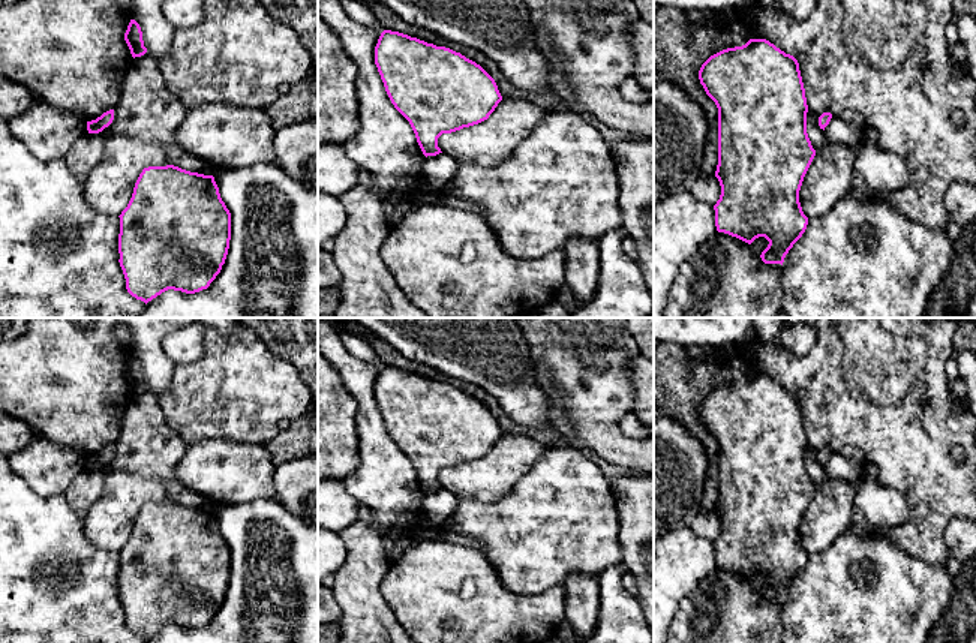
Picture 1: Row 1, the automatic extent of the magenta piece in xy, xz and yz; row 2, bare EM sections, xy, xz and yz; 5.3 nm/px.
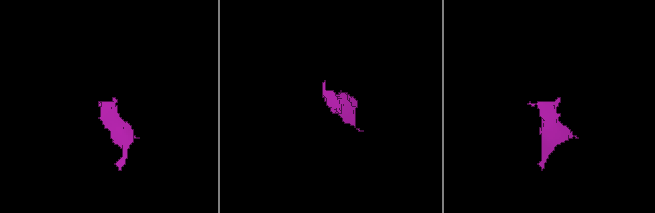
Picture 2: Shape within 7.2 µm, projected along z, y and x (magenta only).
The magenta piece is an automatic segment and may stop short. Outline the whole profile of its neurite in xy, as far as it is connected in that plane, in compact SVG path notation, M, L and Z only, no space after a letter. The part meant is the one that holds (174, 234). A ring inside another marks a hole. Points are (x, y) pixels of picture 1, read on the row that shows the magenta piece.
M174 165L144 168L127 207L118 217L118 262L126 289L145 304L168 289L186 294L207 289L225 264L231 240L231 213L213 175Z

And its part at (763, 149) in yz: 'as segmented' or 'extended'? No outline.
as segmented

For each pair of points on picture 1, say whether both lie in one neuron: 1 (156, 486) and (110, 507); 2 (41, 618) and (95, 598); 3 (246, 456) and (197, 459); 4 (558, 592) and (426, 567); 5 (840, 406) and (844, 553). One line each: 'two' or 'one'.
1: one
2: one
3: one
4: one
5: two

